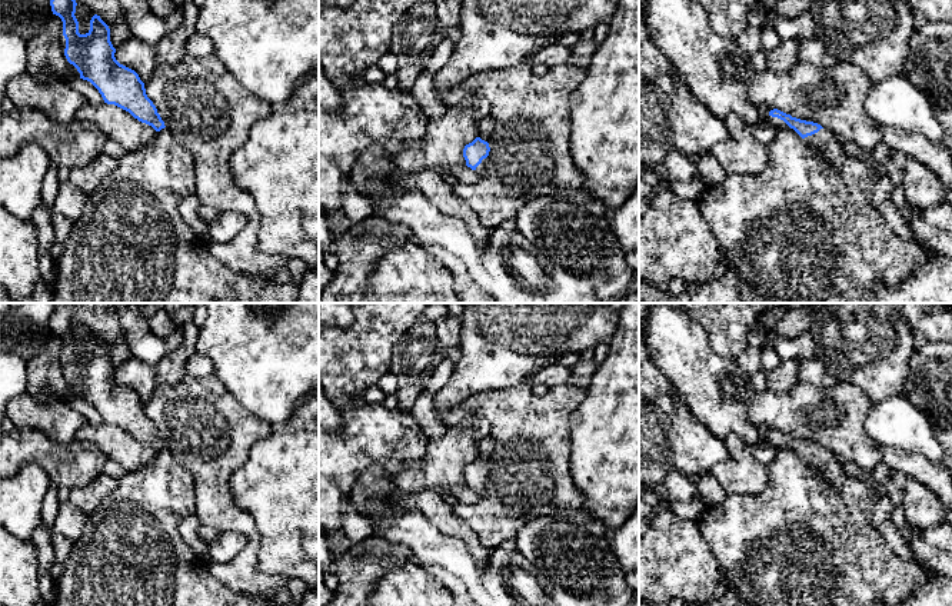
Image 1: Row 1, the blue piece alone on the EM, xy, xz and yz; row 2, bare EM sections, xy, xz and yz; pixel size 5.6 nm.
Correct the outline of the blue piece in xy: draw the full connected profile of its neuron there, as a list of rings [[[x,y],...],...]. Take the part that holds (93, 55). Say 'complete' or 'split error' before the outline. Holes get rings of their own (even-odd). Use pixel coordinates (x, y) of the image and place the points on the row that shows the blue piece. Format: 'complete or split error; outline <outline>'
split error; outline [[[50,0],[50,6],[53,14],[63,21],[64,56],[77,69],[80,79],[90,81],[104,103],[129,111],[157,131],[144,149],[126,152],[119,159],[117,169],[87,194],[83,213],[79,220],[73,222],[70,236],[64,243],[64,253],[56,260],[53,303],[296,303],[297,284],[273,284],[230,269],[219,262],[210,253],[209,244],[186,224],[179,204],[186,194],[194,192],[192,153],[166,129],[139,74],[116,60],[110,29],[100,16],[94,14],[90,20],[90,30],[80,34],[74,16],[76,0]]]

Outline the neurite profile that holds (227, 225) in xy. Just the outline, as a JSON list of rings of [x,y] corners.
[[[222,212],[222,214],[209,224],[212,243],[229,243],[234,236],[249,227],[243,214],[234,212]]]

